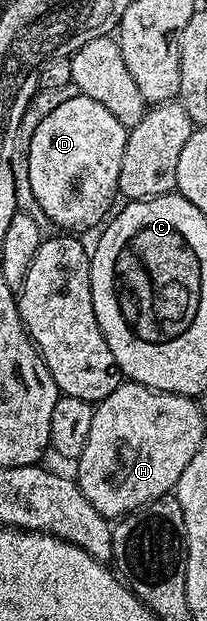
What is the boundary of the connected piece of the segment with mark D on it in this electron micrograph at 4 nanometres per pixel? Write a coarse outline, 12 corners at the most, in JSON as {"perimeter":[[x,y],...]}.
{"perimeter":[[79,92],[33,128],[32,198],[64,232],[118,198],[129,127]]}

